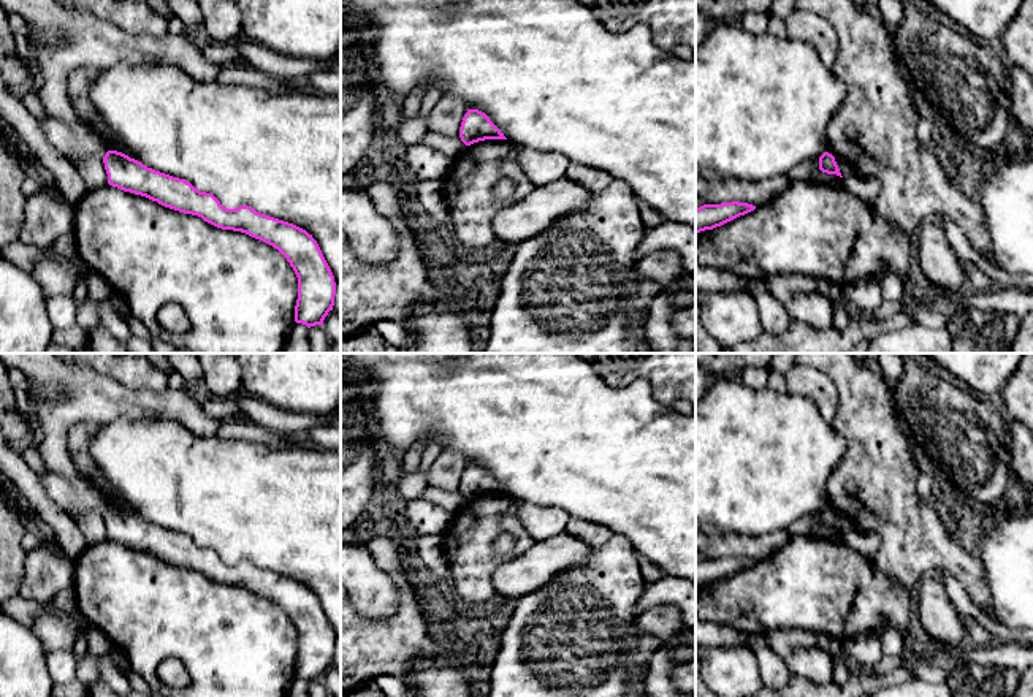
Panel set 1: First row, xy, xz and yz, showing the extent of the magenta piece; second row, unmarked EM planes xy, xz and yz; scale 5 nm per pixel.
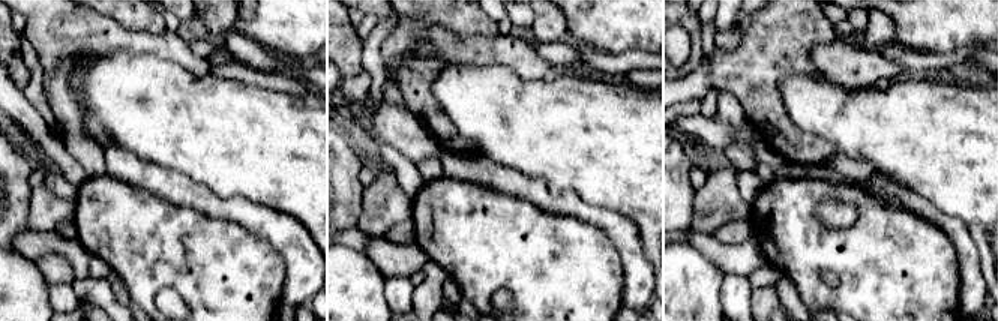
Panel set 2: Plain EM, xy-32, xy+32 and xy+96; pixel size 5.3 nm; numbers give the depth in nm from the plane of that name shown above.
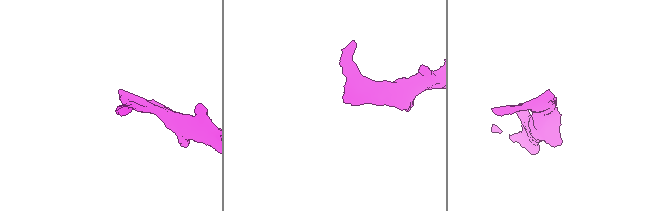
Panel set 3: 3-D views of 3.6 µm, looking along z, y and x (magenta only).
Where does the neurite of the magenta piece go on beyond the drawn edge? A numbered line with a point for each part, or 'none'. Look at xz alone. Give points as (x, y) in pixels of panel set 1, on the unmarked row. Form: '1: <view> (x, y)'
none

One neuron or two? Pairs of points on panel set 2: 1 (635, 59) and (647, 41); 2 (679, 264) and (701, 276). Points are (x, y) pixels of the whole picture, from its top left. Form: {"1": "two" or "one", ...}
{"1": "two", "2": "one"}

